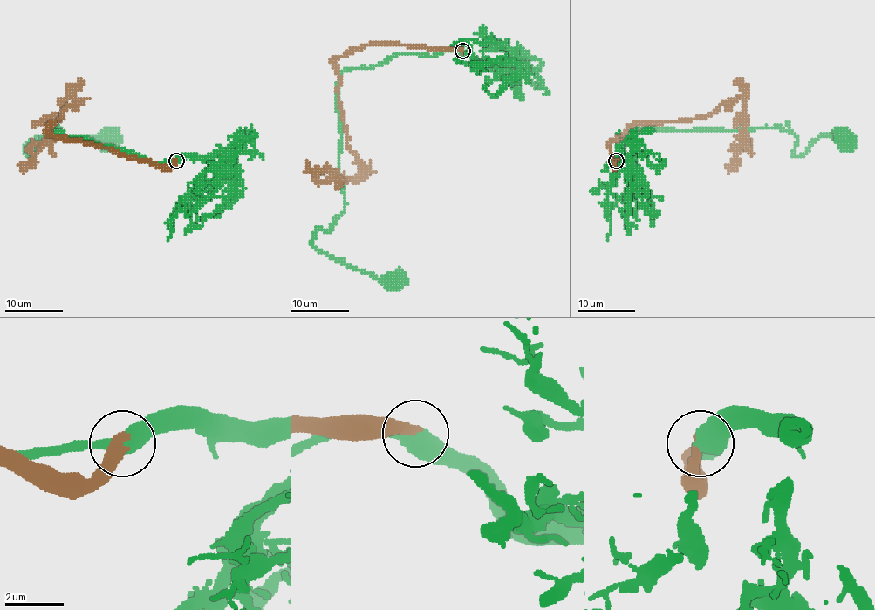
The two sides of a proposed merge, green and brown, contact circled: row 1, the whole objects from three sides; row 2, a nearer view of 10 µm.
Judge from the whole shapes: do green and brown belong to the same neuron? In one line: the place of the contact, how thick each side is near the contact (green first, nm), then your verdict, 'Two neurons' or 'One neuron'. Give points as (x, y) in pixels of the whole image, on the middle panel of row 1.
Place: (462, 51). Thickness 460 nm (green) against 480 nm. One neuron

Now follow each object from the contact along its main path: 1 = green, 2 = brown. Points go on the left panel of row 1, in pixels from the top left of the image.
1: (175, 160), (141, 159), (50, 128), (58, 126), (40, 138), (31, 155), (25, 148), (43, 135), (109, 140)
2: (175, 160), (168, 167), (153, 166), (47, 133), (75, 104), (69, 98), (51, 126), (50, 140), (20, 167)

